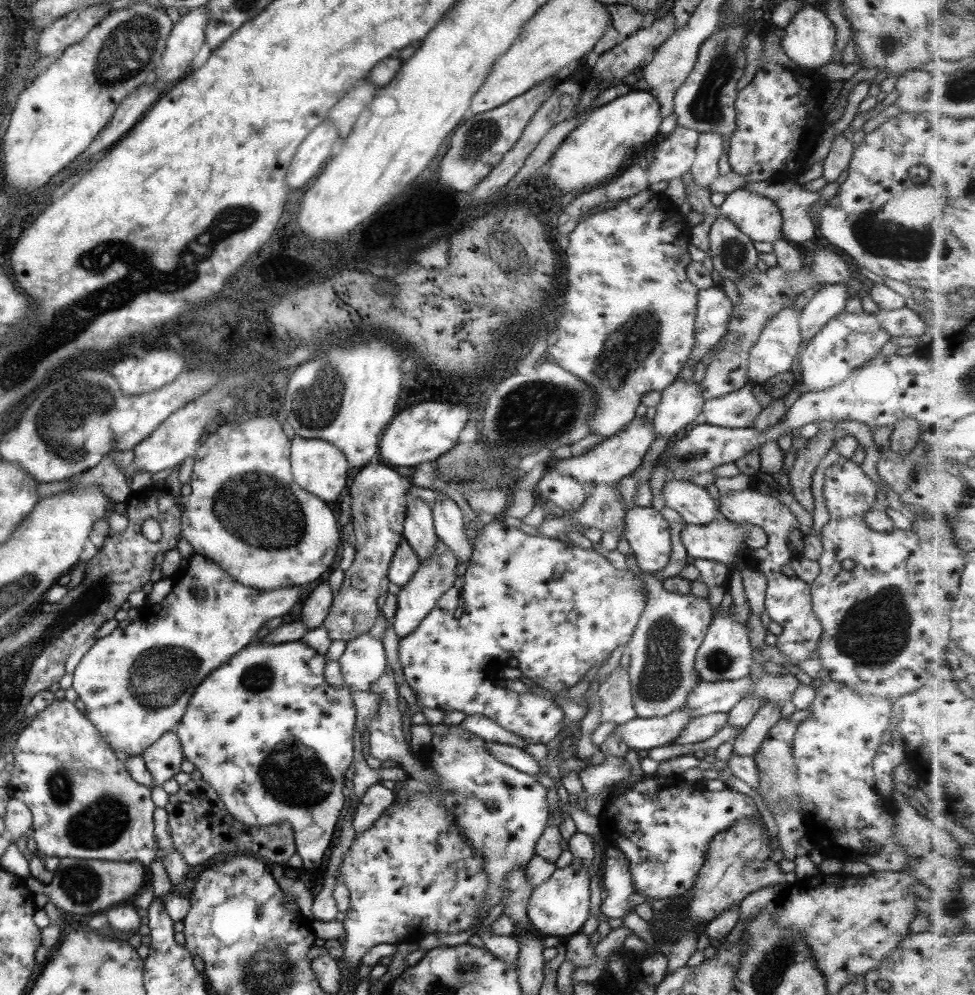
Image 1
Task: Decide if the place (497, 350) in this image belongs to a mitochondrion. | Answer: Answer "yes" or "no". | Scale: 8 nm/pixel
no

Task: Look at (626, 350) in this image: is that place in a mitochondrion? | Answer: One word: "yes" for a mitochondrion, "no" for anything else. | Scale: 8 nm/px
yes

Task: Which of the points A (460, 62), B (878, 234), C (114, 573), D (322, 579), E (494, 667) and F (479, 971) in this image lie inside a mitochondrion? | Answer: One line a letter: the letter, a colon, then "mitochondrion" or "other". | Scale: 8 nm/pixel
A: other
B: mitochondrion
C: mitochondrion
D: other
E: other
F: mitochondrion

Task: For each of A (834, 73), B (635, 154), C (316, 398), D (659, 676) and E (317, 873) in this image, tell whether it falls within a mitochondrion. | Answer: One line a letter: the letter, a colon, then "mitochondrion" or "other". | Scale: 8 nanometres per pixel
A: other
B: other
C: mitochondrion
D: mitochondrion
E: other

